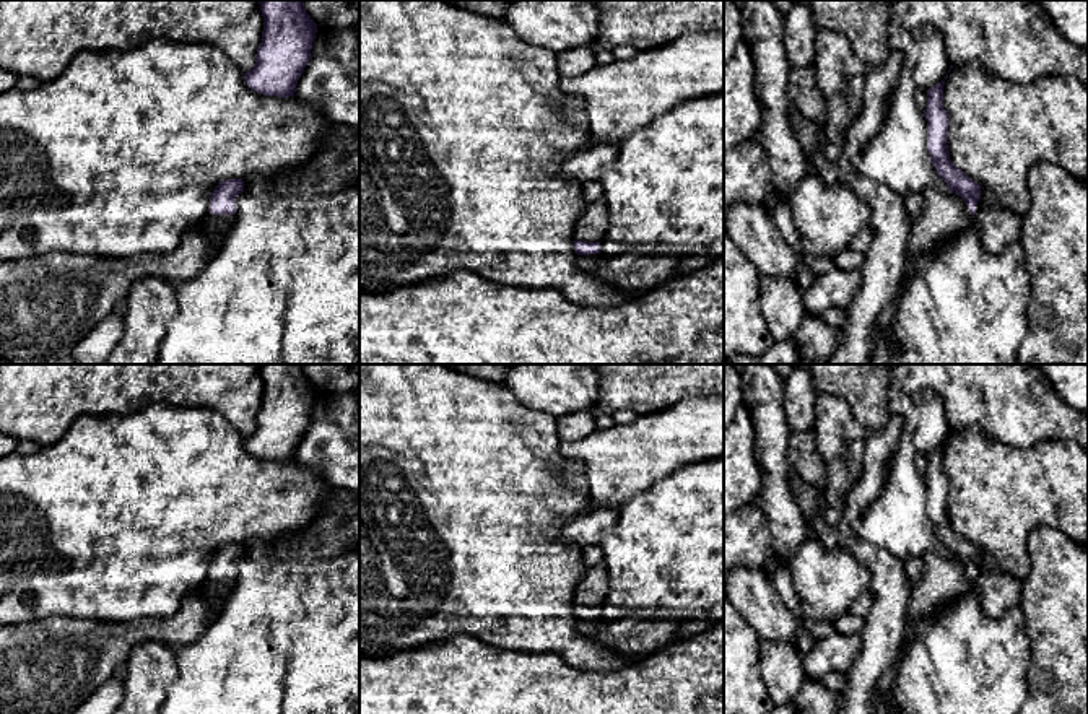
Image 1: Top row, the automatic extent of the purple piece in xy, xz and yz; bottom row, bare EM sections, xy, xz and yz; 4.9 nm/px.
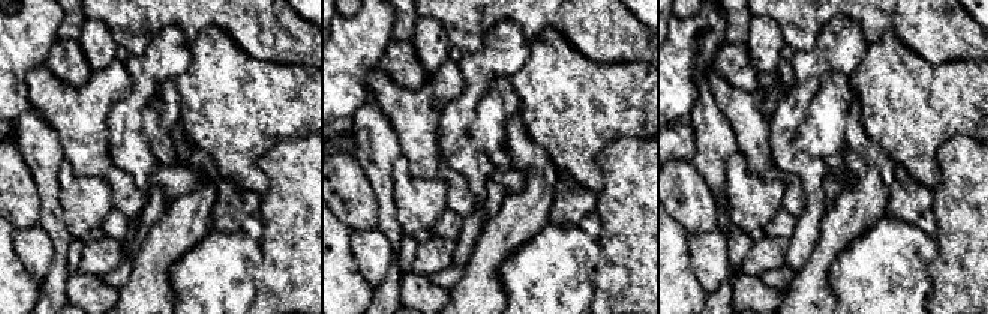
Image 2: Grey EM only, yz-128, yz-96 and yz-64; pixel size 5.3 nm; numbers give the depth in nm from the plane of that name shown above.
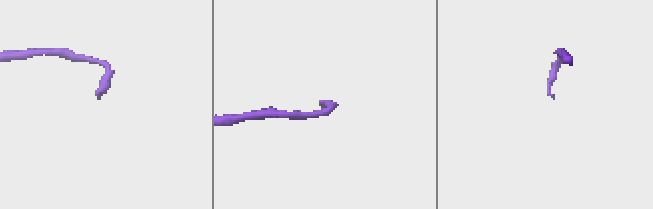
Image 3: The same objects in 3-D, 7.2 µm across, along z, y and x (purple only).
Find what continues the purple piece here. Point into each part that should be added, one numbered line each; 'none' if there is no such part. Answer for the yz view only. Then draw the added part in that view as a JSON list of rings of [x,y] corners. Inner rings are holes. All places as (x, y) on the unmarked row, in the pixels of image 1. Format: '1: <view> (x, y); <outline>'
1: yz (945, 578); [[[929,551],[922,556],[922,561],[922,579],[909,594],[907,623],[903,642],[911,641],[911,626],[914,623],[932,618],[947,603],[951,603],[973,587],[973,577],[958,558]]]

